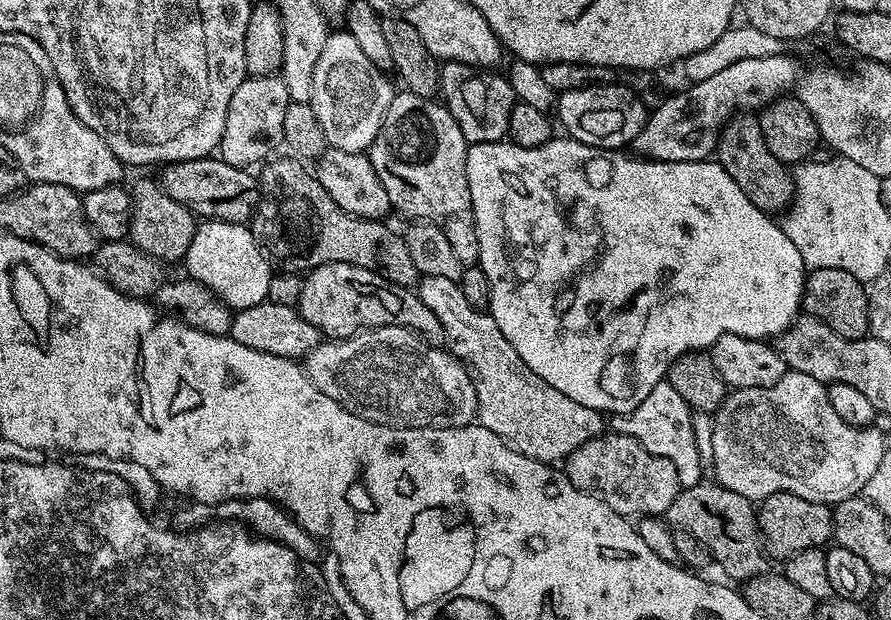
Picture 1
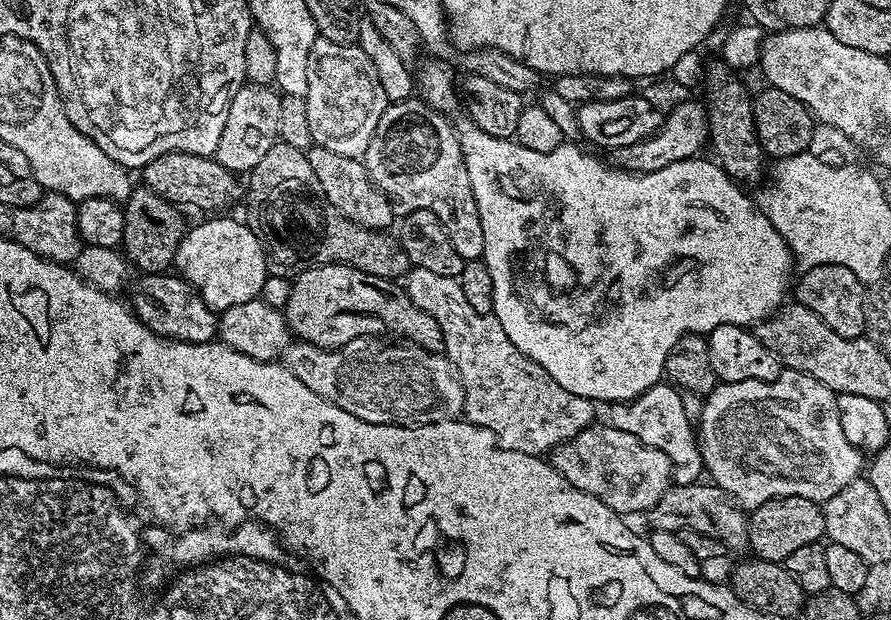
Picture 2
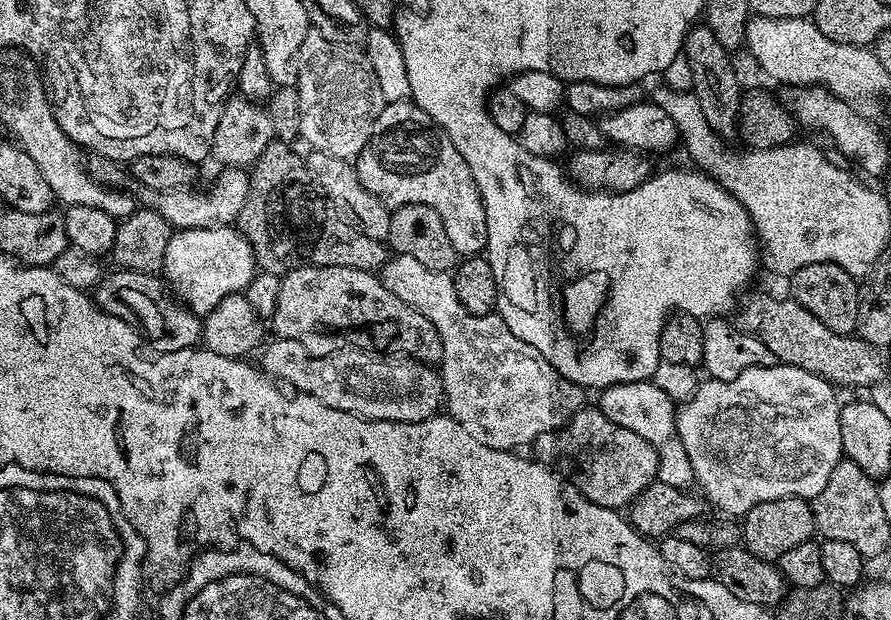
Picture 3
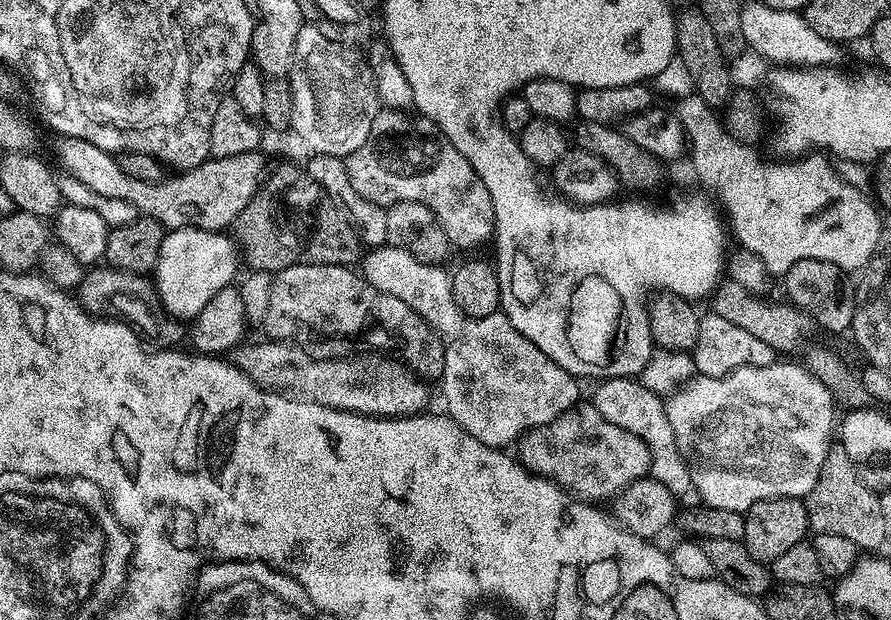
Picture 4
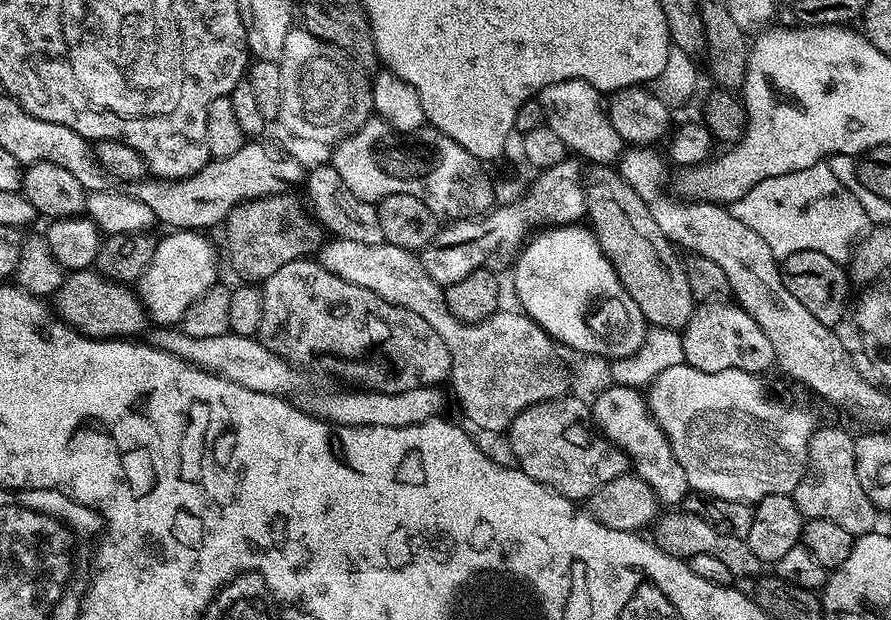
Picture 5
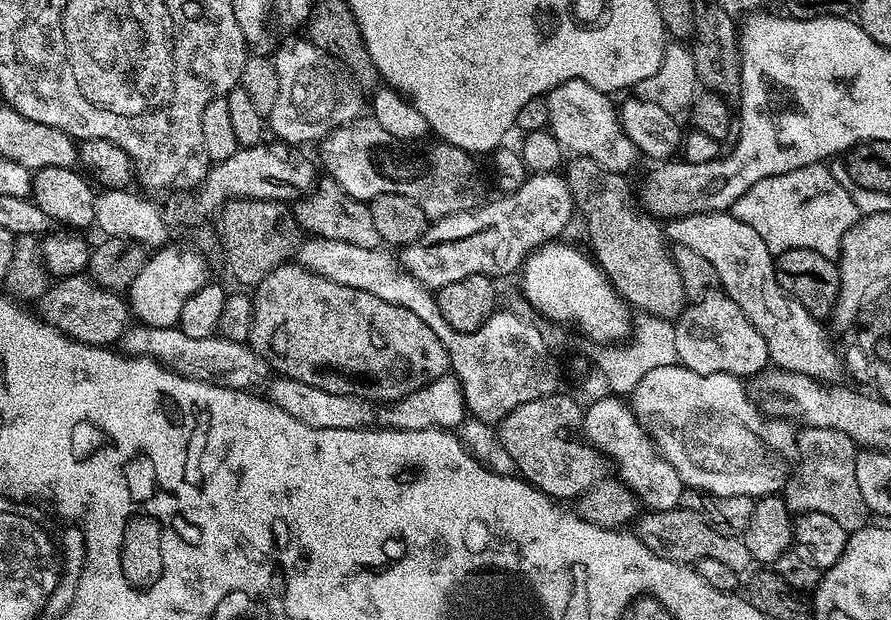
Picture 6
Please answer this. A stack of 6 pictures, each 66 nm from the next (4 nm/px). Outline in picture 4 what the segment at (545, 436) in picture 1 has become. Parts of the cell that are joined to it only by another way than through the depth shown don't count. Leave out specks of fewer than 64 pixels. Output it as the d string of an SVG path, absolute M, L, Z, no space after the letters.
M391 246L365 251L363 260L362 275L366 282L370 282L370 286L382 290L382 294L390 294L406 302L406 306L417 312L440 336L446 353L442 385L447 415L474 438L478 438L478 442L491 448L507 449L507 444L515 445L528 429L554 422L558 414L570 410L581 399L581 381L558 362L551 360L545 352L538 350L530 338L514 330L512 323L500 312L486 318L467 316L458 302L454 302L451 275L447 271L444 273L440 264L427 264L414 258L414 254Z

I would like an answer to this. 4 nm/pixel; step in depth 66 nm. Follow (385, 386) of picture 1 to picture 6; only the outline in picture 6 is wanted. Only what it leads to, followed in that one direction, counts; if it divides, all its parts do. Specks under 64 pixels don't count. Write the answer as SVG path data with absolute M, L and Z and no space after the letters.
M136 322L124 331L118 344L129 356L150 356L182 376L192 376L196 380L204 380L207 384L217 384L223 388L252 390L257 387L255 384L263 385L269 379L270 366L254 349L247 343L228 341L219 334L190 338L180 327L159 328Z

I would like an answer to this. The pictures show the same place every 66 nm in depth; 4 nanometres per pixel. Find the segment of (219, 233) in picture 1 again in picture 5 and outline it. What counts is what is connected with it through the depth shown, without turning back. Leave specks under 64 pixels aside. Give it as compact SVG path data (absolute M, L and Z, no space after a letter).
M172 230L167 233L169 236L160 236L156 242L154 258L150 258L150 266L141 274L138 281L138 295L144 303L149 317L156 320L160 326L176 326L181 323L183 316L189 310L192 303L198 301L214 284L216 277L216 248L207 240L207 235L196 230Z

